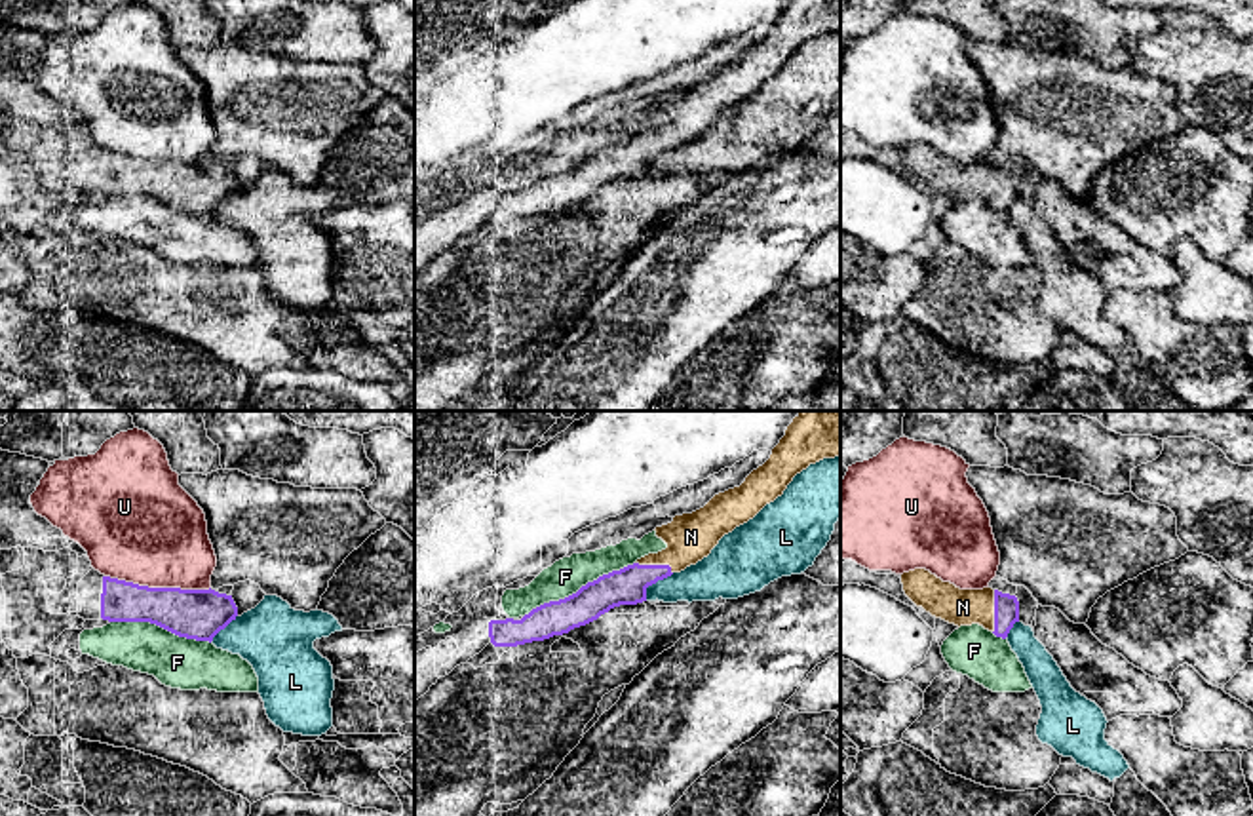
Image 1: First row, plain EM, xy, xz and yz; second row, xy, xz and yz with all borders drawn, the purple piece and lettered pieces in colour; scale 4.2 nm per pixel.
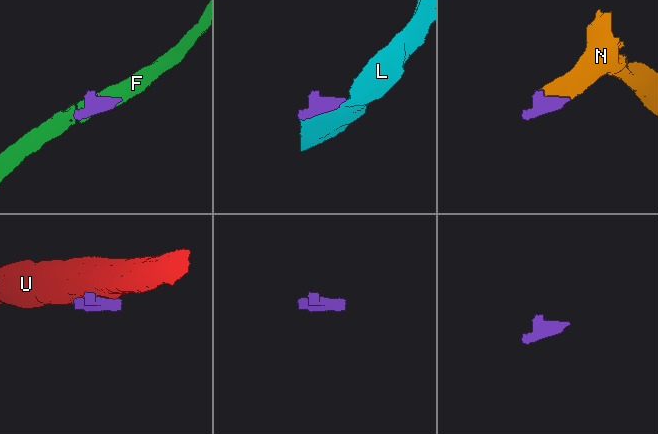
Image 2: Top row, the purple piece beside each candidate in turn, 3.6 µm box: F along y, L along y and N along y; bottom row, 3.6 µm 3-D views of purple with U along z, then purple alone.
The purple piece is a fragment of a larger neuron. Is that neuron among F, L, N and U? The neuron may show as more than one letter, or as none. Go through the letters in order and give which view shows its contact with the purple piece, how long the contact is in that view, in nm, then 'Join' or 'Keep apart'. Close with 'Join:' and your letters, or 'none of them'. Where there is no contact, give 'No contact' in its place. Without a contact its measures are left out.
F: Touches purple in xz. Shared border 550 nm. Keep apart
L: Touches purple in xz. Shared border 170 nm. Keep apart
N: Touches purple in yz. Shared border 180 nm. Join
U: Touches purple in xy. Shared border 460 nm. Keep apart
Join: N

